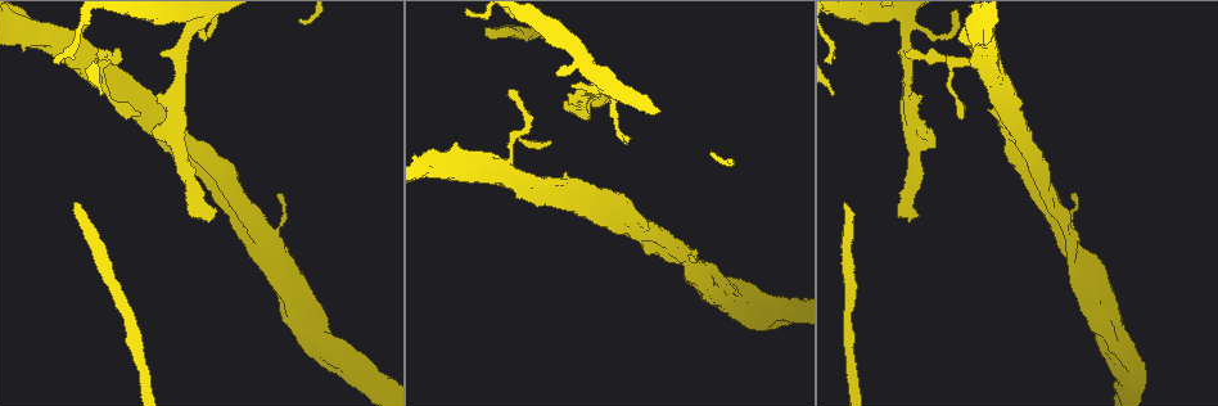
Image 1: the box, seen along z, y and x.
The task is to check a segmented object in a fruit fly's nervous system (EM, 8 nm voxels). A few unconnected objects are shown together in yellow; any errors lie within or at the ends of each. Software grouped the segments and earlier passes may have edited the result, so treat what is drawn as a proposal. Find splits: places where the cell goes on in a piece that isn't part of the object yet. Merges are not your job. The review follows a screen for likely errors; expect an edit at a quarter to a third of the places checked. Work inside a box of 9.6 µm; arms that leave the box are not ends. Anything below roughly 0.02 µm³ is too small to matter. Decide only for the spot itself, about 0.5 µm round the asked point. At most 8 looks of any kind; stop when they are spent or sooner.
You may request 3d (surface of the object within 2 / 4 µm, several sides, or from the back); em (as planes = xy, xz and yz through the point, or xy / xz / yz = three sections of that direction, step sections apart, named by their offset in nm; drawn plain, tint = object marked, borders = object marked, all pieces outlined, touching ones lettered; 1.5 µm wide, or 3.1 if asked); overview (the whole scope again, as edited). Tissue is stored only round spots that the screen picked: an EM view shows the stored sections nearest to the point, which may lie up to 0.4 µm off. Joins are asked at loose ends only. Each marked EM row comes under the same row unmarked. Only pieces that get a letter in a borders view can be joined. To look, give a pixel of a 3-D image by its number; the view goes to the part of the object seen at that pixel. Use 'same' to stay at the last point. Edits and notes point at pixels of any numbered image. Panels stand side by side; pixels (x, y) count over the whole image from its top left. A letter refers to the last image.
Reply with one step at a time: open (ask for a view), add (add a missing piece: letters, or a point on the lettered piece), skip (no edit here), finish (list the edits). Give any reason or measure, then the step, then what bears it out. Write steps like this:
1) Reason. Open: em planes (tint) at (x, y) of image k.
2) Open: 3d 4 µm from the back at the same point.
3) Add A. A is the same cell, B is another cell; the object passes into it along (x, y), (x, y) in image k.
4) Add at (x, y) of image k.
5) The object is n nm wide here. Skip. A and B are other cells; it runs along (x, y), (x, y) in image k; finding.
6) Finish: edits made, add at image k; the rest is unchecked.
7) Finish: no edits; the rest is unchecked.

An open end. Open: 3d 2 µm at (485, 28) of image 1.

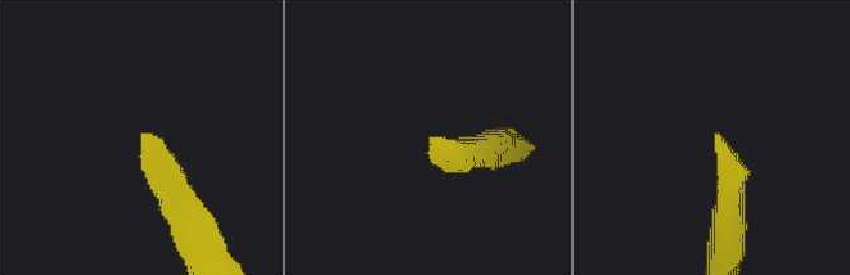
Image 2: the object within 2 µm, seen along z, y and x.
Need the tissue. Open: em planes (borders) at (433, 138) of image 2.

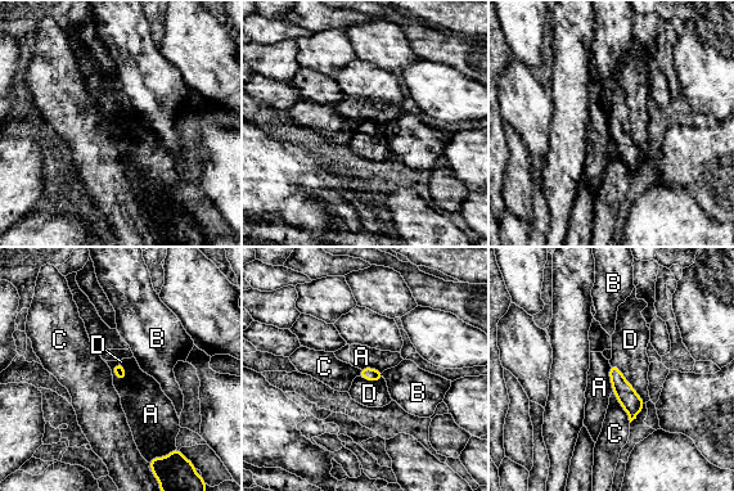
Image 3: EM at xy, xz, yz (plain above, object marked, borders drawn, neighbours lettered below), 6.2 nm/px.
Add D. D is the same cell, A, B and C are other cells; the object passes into it along (627, 397), (627, 382), (629, 342) in image 3; it goes on there.

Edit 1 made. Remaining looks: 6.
An open end. Open: 3d 4 µm from the back at (571, 103) of image 1.

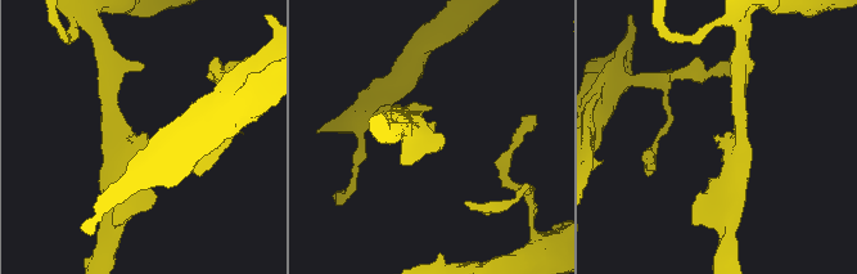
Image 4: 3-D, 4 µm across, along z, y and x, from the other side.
The arms are 200, 300 nm wide. Open: em xy step 4 (borders) at (142, 147) of image 4.

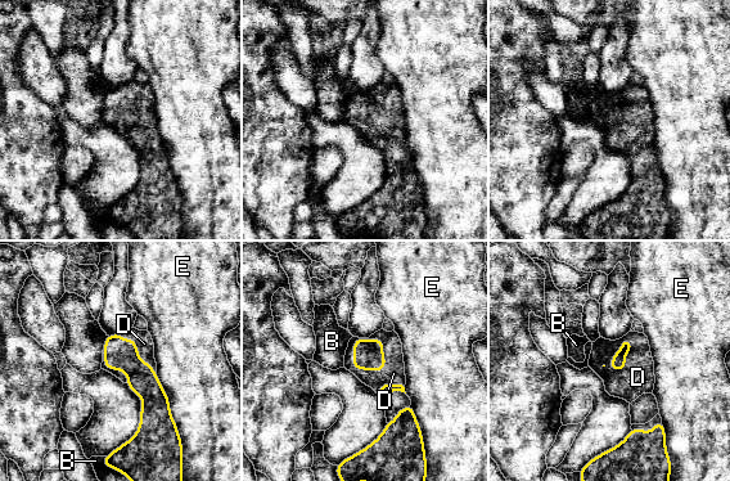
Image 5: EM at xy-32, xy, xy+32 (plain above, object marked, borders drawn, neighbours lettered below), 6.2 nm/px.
Add D. D is the same cell, B and E are other cells; it goes on there.

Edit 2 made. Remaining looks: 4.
Open: overview.

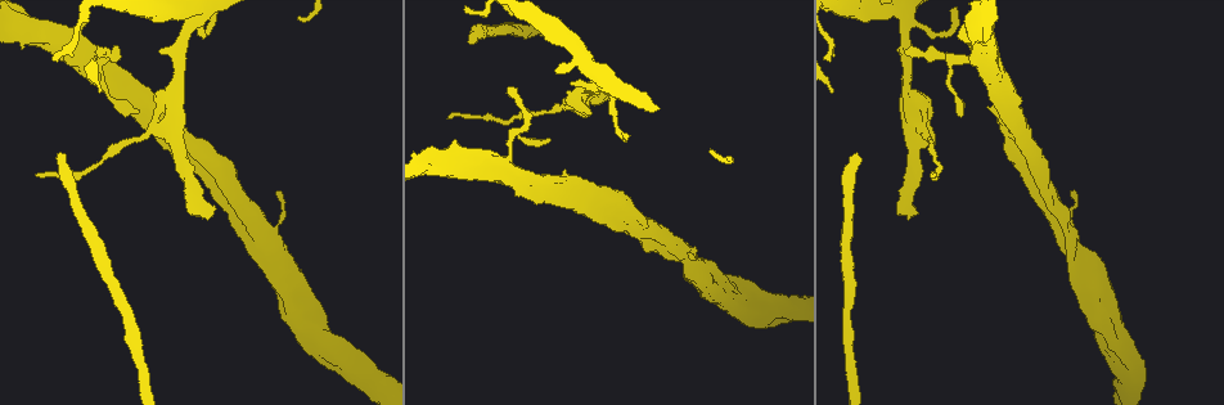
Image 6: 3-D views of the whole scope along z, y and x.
Thick end. Open: em planes (borders) at (496, 154) of image 6.

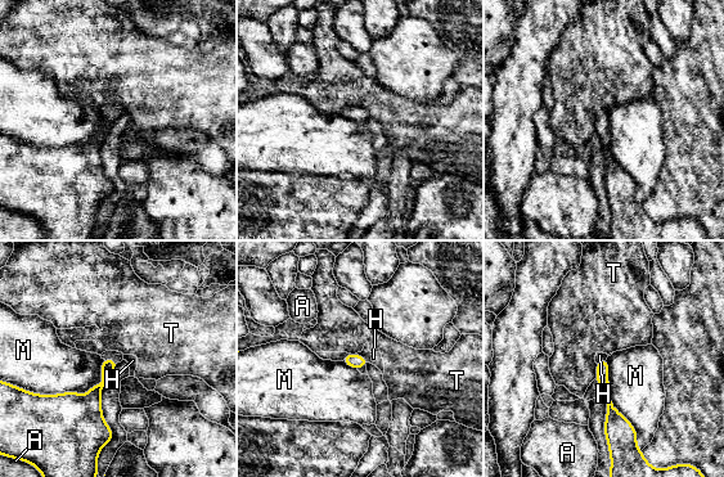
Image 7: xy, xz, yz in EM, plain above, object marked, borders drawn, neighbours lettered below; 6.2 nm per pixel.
Skip. A, H, M and T are other cells; a border runs along (103, 359), (82, 395), (28, 392) in image 7; none of them fits.

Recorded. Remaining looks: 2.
Finish: edits made, add at image 3, add at image 5; the rest is unchecked.

